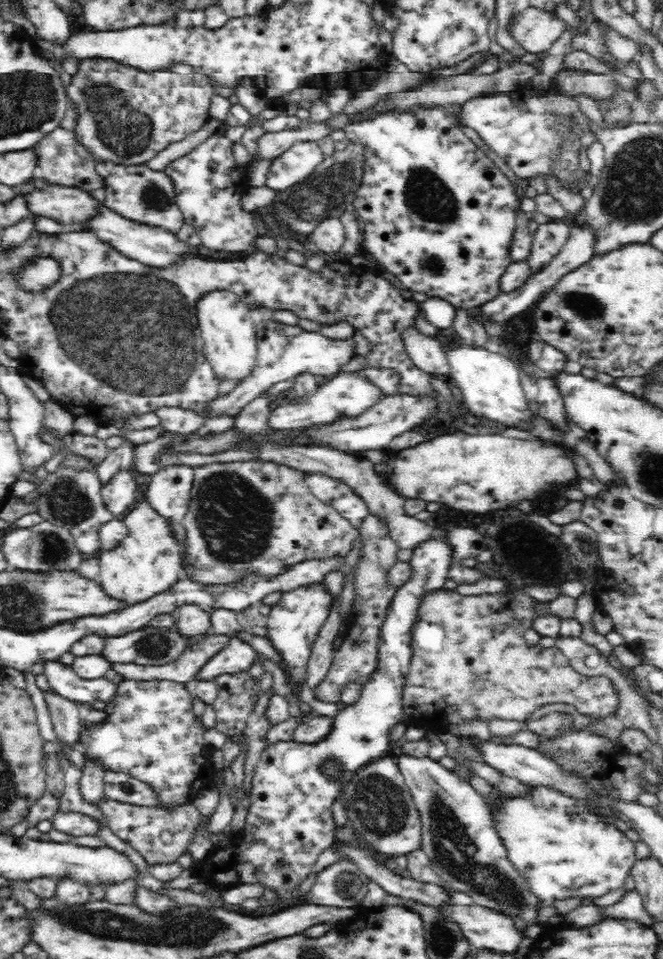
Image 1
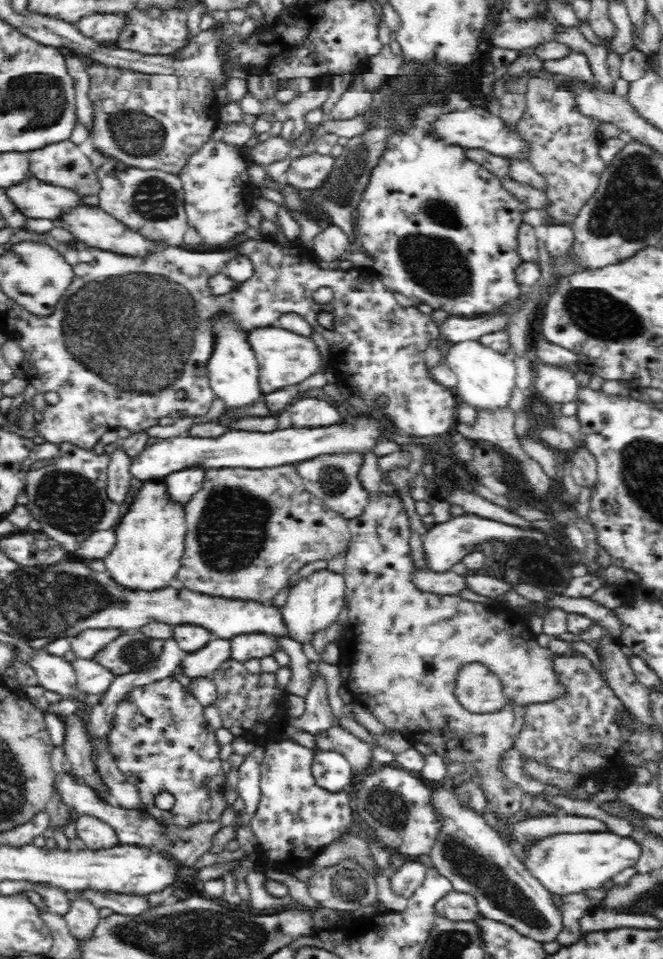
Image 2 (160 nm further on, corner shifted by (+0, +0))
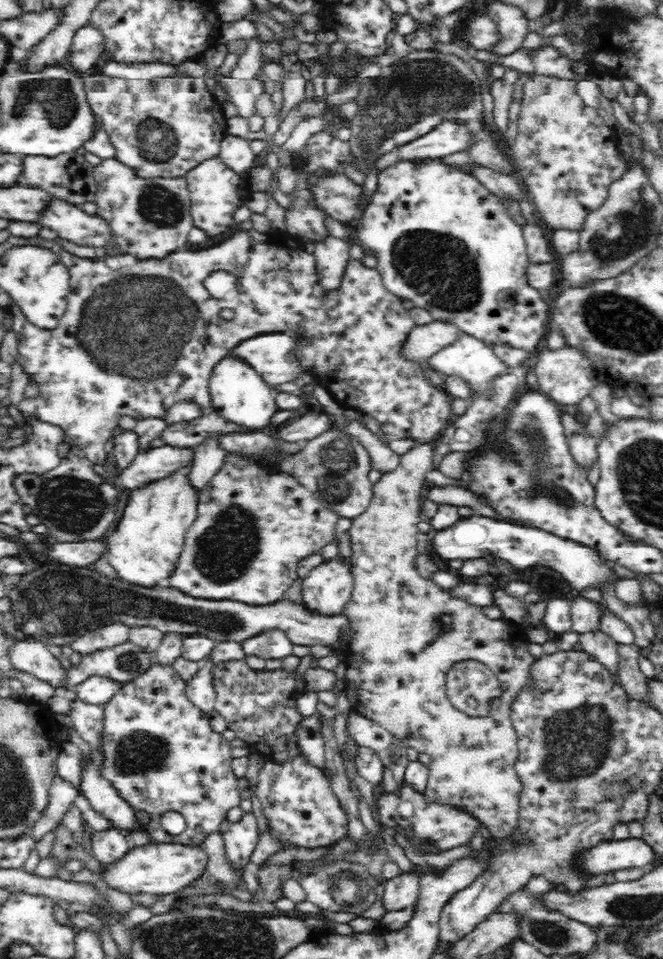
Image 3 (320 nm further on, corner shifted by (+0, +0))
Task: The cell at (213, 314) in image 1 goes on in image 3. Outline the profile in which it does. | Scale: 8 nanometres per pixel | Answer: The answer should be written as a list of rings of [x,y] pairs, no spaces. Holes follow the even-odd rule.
[[[233,351],[225,354],[214,366],[209,378],[209,391],[212,397],[212,410],[220,413],[220,416],[228,421],[236,422],[238,425],[248,427],[248,430],[262,431],[270,425],[270,415],[278,409],[275,403],[275,396],[278,394],[275,389],[266,384],[262,375],[246,360],[235,355]]]

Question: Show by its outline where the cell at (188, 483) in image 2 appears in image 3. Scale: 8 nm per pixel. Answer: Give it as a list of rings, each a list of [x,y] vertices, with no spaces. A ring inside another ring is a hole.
[[[210,436],[209,439],[194,447],[195,460],[193,466],[187,471],[188,483],[196,492],[203,490],[210,483],[227,459],[228,451],[219,446],[218,437]]]

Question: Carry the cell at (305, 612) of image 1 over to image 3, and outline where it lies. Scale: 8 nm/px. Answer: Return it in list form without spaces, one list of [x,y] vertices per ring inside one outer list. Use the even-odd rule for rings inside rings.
[[[337,556],[329,561],[321,561],[312,567],[302,578],[302,607],[319,617],[336,617],[343,615],[345,605],[351,599],[353,578],[347,561]]]

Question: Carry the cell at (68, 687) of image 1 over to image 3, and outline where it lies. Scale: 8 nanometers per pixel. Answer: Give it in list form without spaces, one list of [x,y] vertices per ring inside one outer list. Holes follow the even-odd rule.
[[[18,640],[10,650],[10,659],[18,669],[30,672],[60,692],[68,684],[68,670],[62,666],[62,657],[54,656],[43,642]]]

